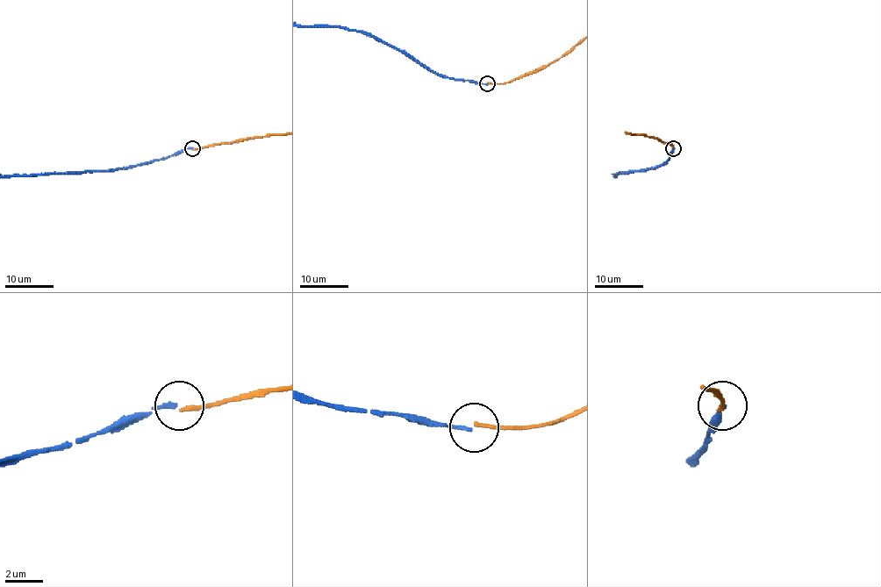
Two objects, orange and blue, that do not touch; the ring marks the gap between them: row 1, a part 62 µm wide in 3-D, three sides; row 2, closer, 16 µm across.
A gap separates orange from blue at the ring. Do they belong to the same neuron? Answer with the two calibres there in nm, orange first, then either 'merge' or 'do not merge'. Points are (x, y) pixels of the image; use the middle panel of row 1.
calibres 220 and 180 nm; do not merge

